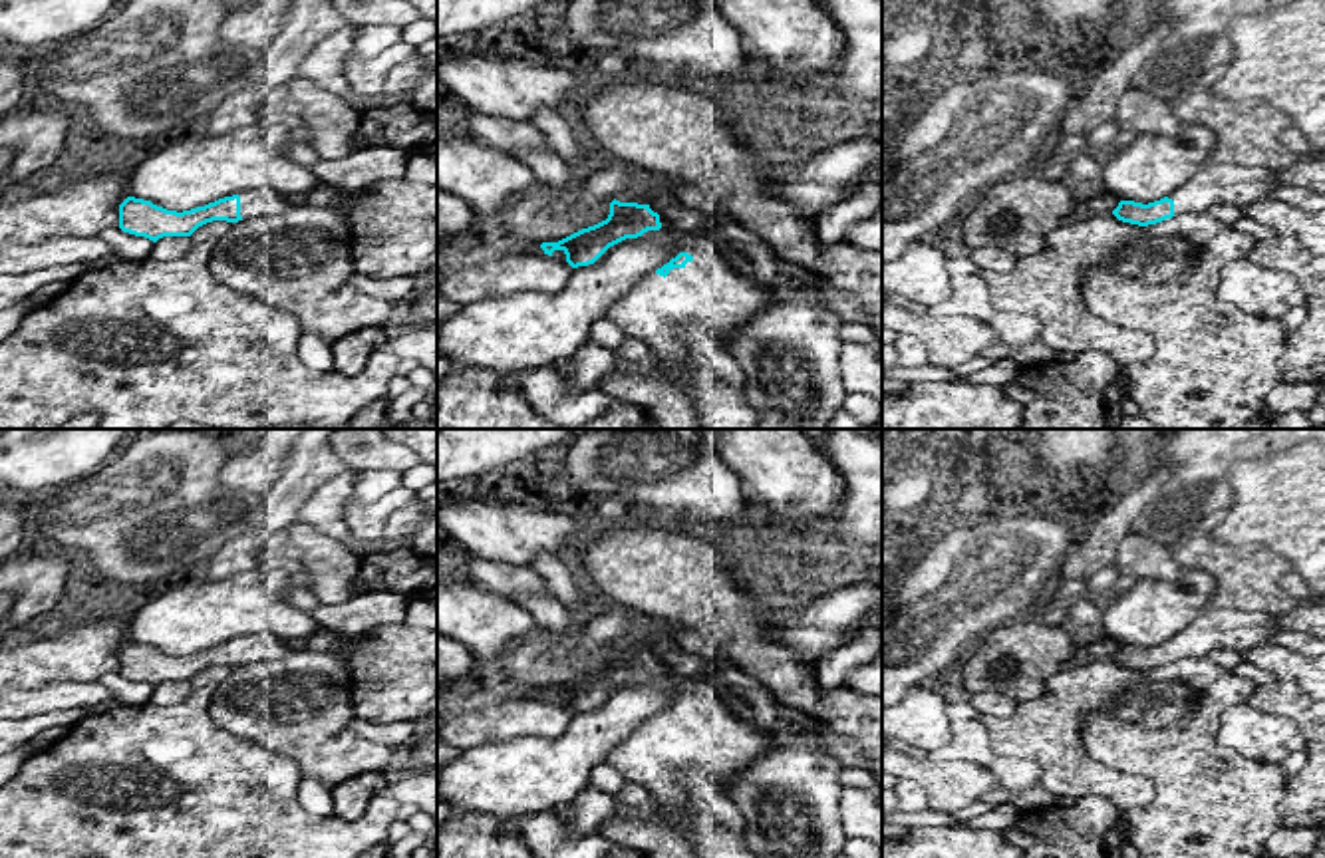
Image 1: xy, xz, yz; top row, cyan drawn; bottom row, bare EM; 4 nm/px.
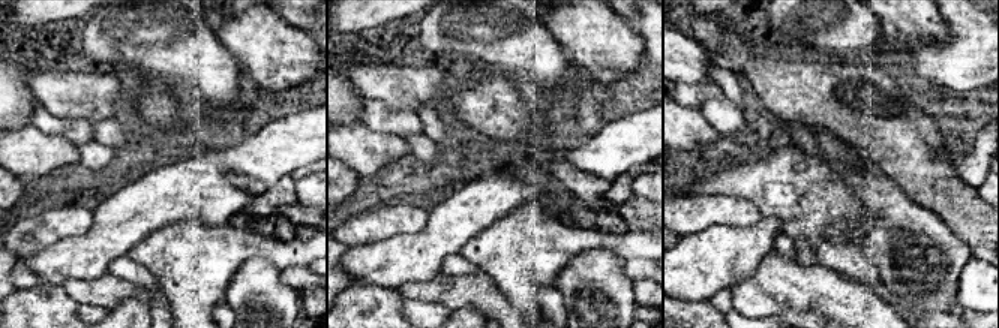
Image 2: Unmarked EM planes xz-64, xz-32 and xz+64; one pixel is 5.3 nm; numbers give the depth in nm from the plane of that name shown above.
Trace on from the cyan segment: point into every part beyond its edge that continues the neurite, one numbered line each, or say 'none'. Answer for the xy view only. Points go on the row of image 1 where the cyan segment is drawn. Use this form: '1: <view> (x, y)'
1: xy (263, 201)

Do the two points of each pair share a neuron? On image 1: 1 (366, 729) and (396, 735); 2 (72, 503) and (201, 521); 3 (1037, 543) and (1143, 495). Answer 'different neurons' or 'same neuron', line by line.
1: same neuron
2: same neuron
3: different neurons

